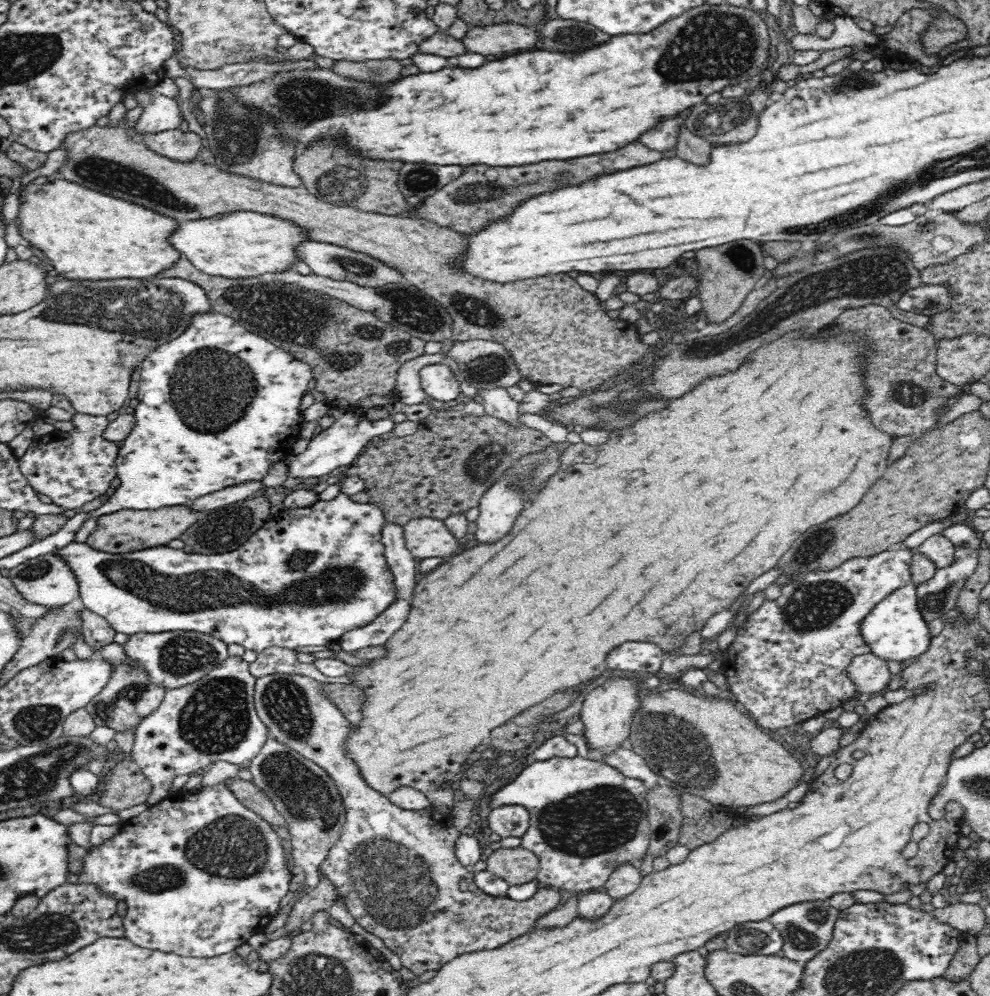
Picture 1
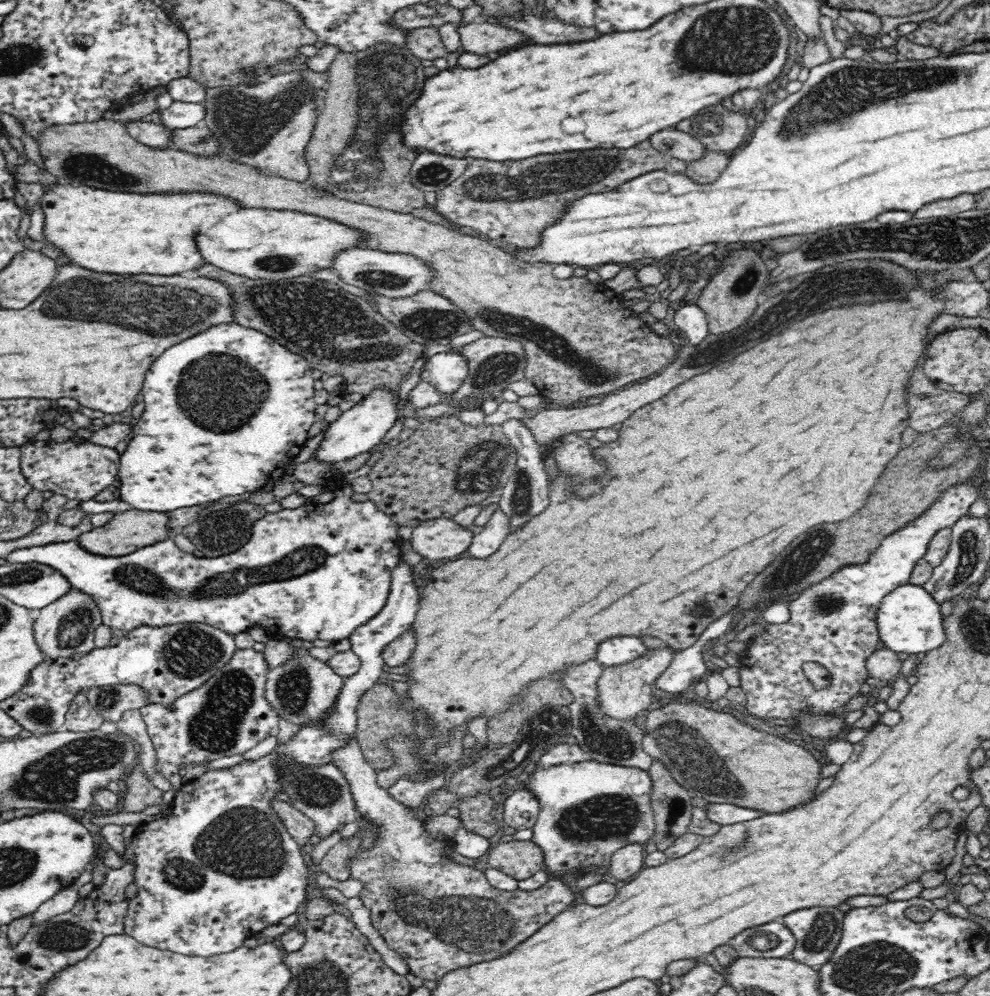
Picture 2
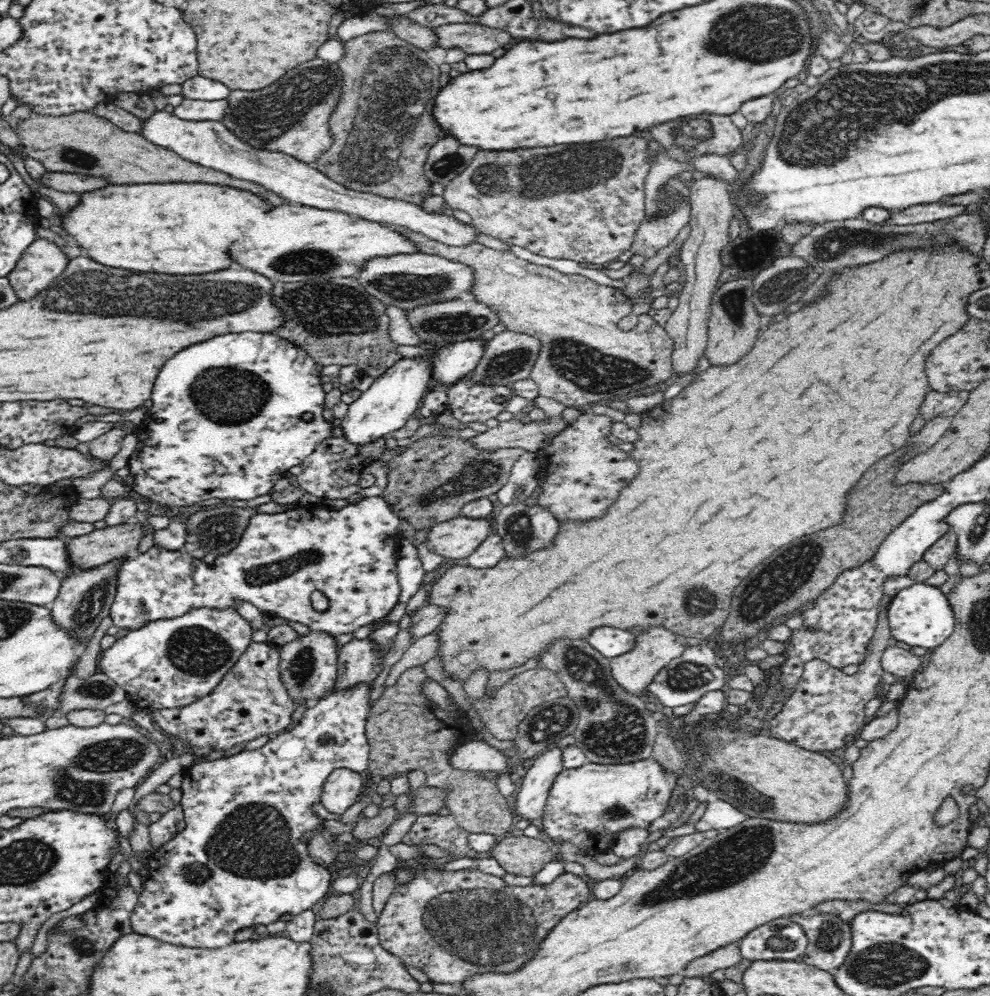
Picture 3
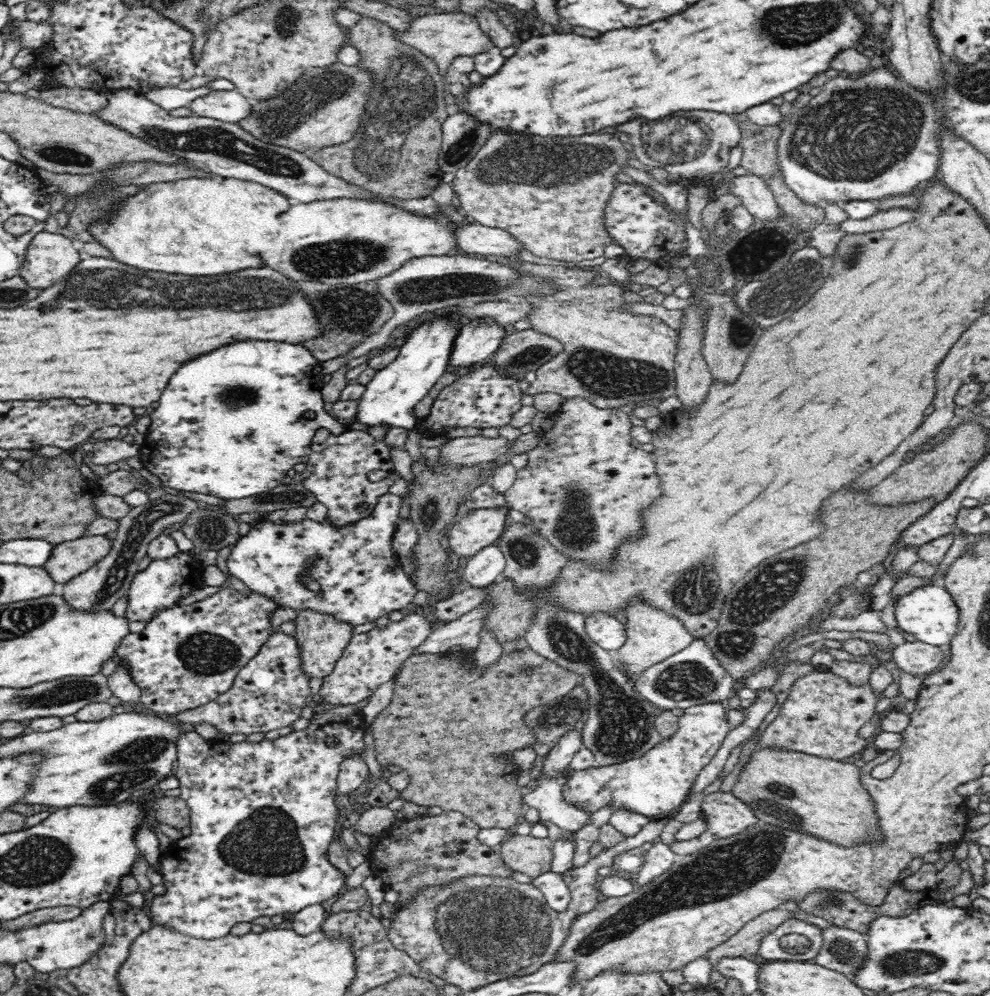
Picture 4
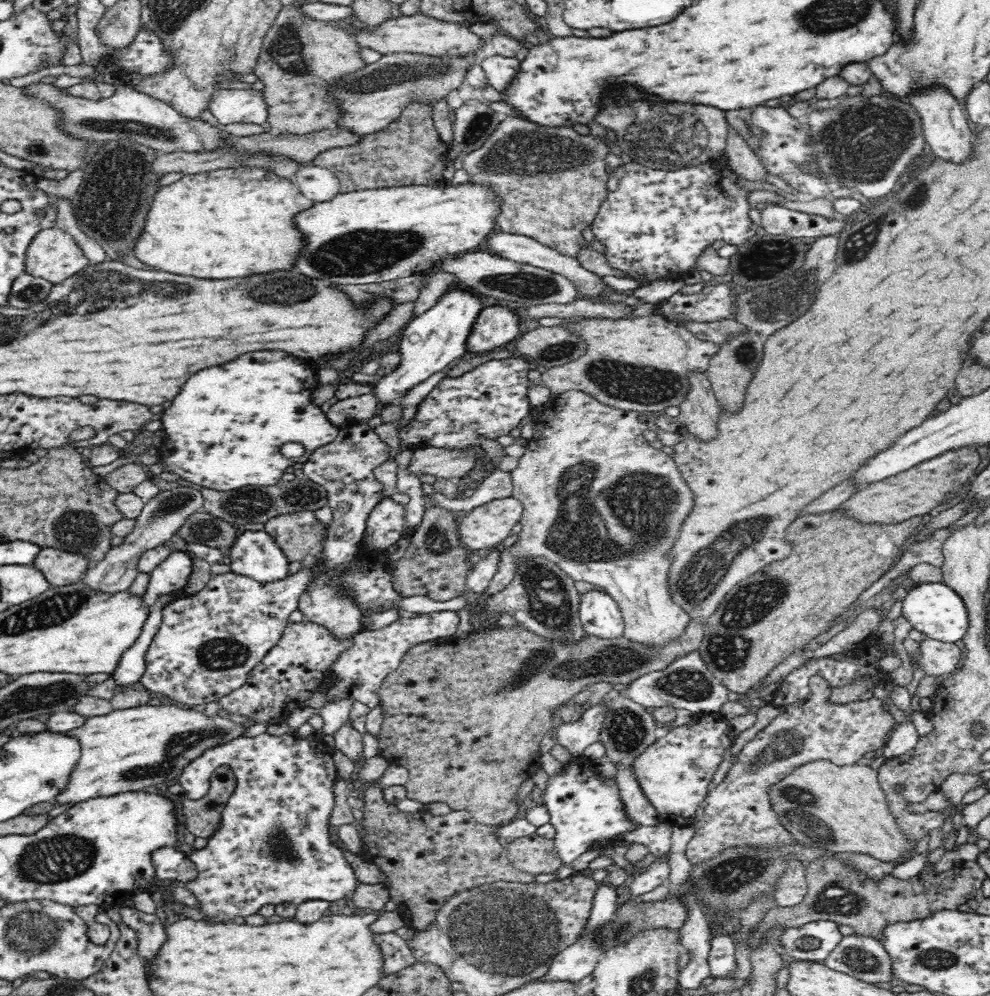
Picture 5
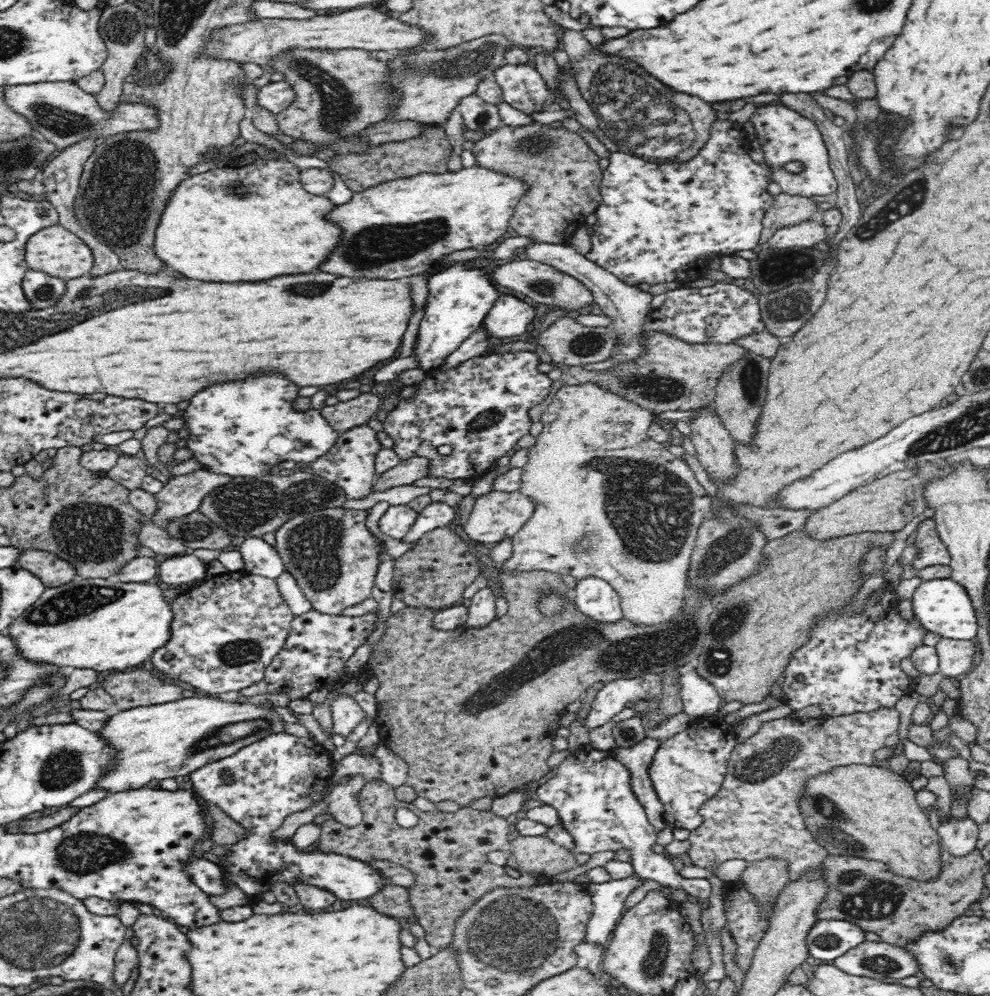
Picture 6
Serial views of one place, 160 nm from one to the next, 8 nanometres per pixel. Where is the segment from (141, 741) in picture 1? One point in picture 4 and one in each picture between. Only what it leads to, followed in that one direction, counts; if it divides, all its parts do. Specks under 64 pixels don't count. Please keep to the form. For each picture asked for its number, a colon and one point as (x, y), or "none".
2: (228, 715)
3: (250, 701)
4: (269, 693)

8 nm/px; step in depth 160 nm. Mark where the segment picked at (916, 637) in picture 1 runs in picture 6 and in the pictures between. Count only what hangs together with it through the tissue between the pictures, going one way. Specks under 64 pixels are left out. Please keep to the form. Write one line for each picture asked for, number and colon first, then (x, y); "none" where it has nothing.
2: (908, 619)
3: (919, 615)
4: (929, 613)
5: (934, 609)
6: (942, 606)

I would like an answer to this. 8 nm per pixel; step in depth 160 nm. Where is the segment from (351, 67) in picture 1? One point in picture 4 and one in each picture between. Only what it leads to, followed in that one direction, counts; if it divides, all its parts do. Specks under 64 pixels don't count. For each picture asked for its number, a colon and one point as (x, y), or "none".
2: (355, 153)
3: (382, 127)
4: (394, 151)

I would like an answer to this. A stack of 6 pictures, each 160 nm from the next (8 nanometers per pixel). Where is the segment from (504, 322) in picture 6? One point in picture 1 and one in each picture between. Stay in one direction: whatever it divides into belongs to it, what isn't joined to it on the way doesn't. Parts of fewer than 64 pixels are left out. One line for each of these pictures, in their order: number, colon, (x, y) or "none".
1: (438, 382)
2: (445, 372)
3: (454, 362)
4: (479, 339)
5: (496, 325)

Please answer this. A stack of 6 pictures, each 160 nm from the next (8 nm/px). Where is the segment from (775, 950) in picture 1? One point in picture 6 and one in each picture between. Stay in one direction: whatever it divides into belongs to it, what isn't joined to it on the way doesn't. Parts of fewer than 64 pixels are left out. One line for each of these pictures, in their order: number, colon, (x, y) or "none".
2: (749, 942)
3: (772, 941)
4: (794, 940)
5: (810, 942)
6: (827, 939)

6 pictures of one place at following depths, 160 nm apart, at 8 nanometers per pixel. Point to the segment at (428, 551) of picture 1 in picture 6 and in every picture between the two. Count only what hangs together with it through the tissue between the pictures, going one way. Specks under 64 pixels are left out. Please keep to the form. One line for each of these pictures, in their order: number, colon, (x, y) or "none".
2: (438, 538)
3: (457, 538)
4: (479, 528)
5: (487, 526)
6: (497, 515)

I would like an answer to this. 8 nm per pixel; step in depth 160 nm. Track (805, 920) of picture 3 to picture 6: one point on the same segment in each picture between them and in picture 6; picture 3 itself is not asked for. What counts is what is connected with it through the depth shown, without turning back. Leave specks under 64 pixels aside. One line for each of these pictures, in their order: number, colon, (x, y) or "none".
4: (843, 949)
5: (863, 957)
6: (878, 960)

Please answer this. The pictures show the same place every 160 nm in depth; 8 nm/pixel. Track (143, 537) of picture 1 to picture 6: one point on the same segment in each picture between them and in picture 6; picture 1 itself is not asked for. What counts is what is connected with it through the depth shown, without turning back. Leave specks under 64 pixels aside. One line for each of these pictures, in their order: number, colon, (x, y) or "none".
2: (124, 533)
3: (100, 546)
4: (68, 559)
5: (61, 568)
6: (53, 571)

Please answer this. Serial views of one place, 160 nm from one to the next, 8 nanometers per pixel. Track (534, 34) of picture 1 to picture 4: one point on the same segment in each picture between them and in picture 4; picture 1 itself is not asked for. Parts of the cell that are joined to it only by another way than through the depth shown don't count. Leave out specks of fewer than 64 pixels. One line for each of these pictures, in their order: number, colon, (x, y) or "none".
2: (480, 37)
3: (472, 38)
4: (443, 37)

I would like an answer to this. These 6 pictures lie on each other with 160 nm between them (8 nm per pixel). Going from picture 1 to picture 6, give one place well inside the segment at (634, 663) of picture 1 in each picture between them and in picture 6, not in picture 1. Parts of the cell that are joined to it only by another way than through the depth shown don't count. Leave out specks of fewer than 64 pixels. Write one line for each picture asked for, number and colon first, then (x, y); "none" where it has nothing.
2: (617, 651)
3: (610, 642)
4: (607, 632)
5: (601, 617)
6: (594, 597)

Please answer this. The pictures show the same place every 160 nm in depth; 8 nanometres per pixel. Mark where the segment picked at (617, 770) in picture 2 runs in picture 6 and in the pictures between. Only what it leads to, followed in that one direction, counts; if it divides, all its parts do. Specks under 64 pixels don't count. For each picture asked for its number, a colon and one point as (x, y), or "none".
3: (587, 807)
4: (655, 784)
5: (673, 773)
6: (688, 769)

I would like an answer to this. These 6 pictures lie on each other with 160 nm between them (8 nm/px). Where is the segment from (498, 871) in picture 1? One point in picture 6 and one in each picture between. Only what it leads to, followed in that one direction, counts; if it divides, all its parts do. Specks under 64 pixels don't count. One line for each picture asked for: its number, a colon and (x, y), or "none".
2: (520, 860)
3: (520, 855)
4: (532, 856)
5: (534, 854)
6: (539, 856)

